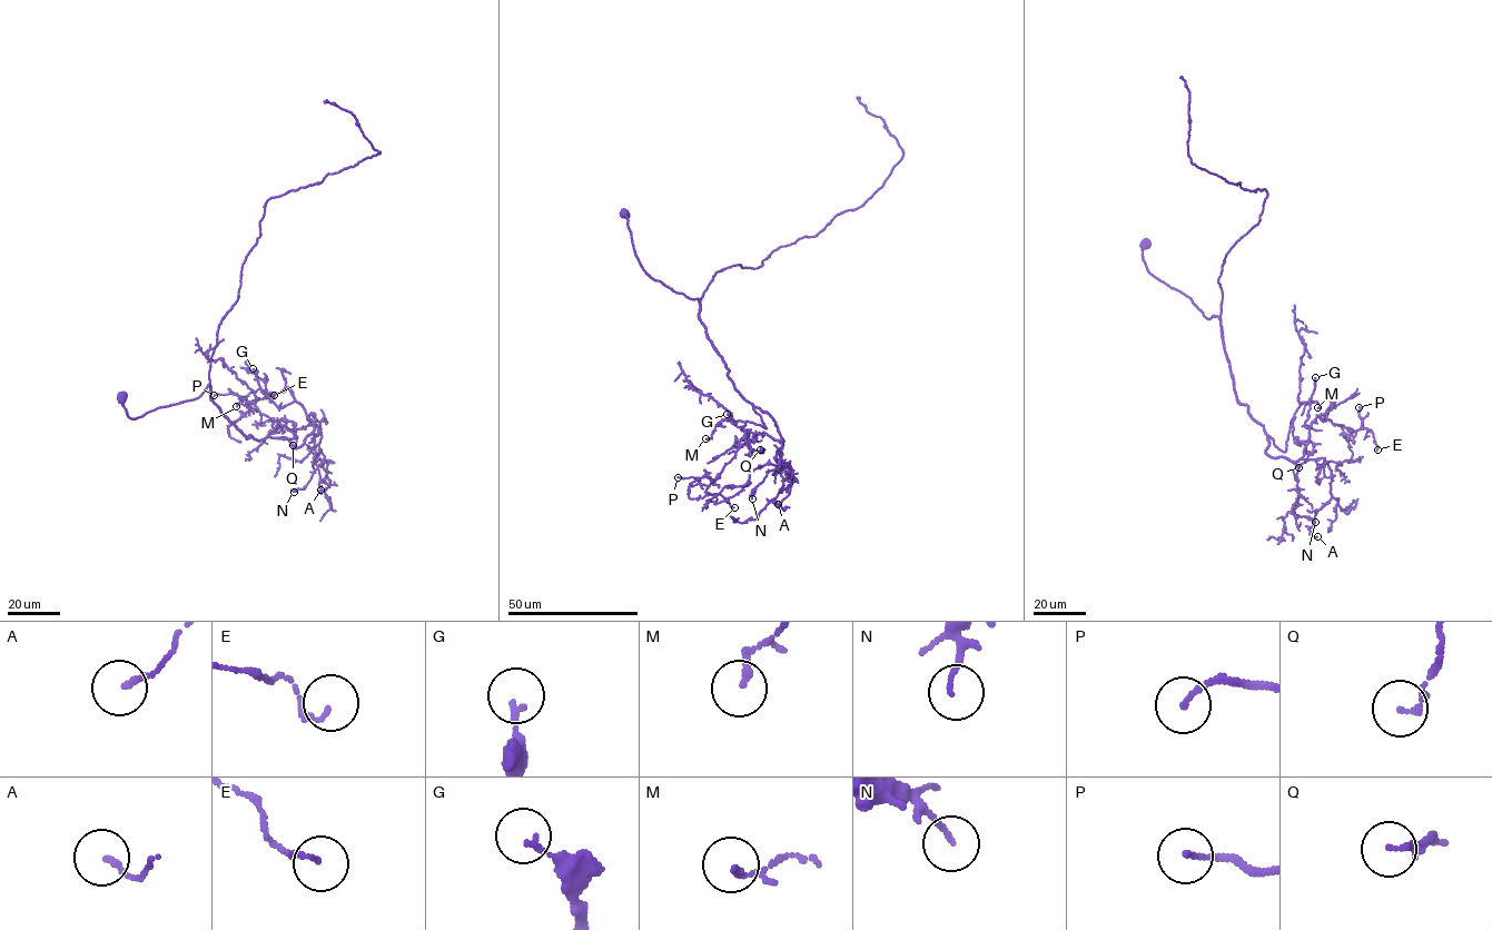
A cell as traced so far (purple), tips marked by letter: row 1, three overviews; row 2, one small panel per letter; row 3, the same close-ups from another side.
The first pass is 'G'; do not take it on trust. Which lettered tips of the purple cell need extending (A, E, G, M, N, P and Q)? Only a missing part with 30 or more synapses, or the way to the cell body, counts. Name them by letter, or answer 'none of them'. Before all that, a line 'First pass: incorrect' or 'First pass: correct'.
First pass: incorrect
none of them

